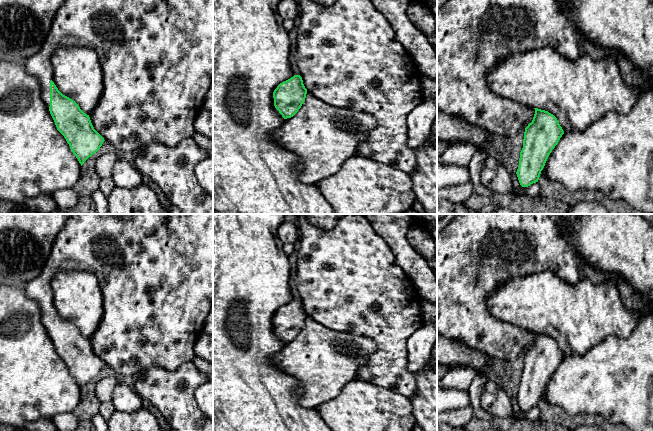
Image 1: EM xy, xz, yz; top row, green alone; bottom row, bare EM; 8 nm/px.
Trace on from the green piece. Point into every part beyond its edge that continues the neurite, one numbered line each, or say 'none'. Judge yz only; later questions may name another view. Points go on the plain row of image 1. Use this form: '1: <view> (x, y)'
none

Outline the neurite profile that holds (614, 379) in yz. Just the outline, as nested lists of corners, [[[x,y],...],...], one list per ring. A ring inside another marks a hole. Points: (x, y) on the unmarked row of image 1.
[[[653,311],[640,318],[629,337],[618,338],[608,336],[583,355],[573,354],[564,357],[558,368],[550,377],[544,393],[549,403],[563,408],[565,412],[573,418],[577,418],[580,414],[590,416],[600,415],[608,422],[612,424],[624,424],[632,431],[653,431]]]

